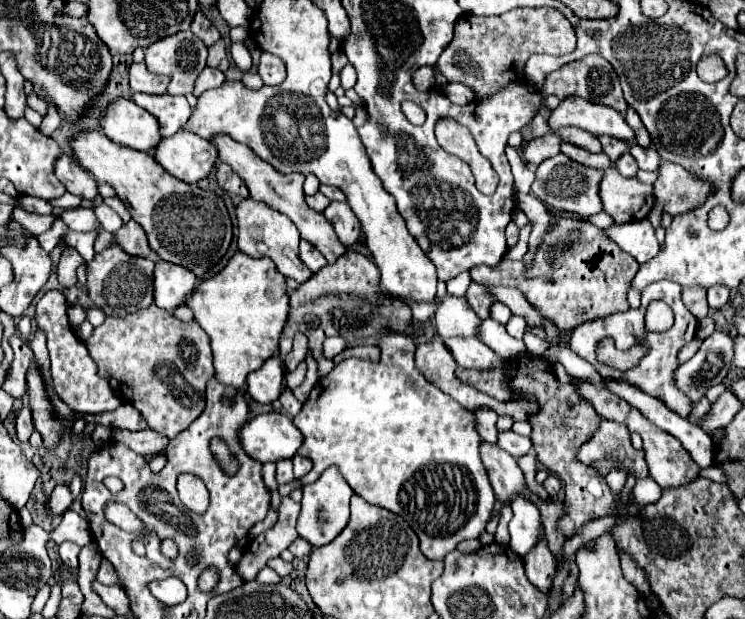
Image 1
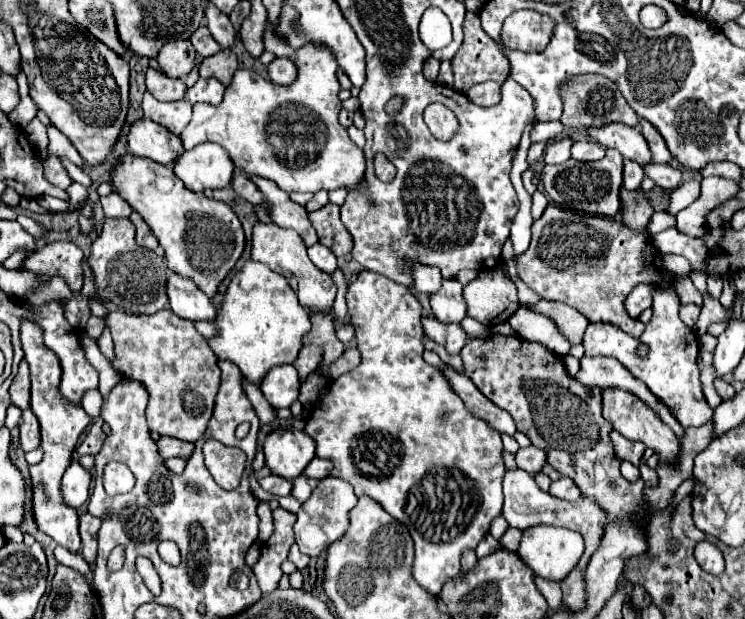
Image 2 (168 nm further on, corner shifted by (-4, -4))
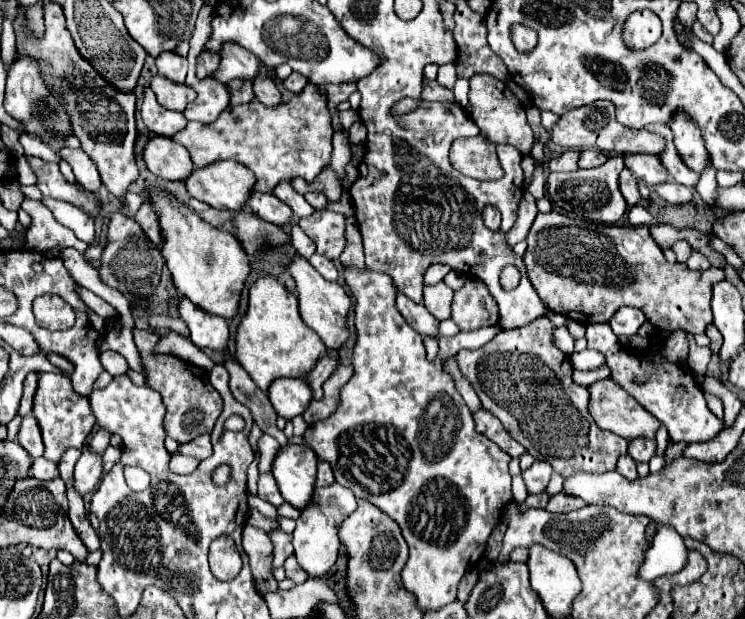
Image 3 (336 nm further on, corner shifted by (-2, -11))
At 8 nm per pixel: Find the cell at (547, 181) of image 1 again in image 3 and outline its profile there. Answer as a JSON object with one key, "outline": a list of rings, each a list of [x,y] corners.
{"outline":[[[612,156],[598,168],[574,170],[574,172],[564,172],[564,174],[550,174],[548,182],[546,182],[548,196],[562,212],[566,212],[570,216],[590,218],[594,222],[616,224],[622,218],[622,214],[626,212],[626,200],[618,188],[618,176],[622,170],[624,170],[622,156]]]}

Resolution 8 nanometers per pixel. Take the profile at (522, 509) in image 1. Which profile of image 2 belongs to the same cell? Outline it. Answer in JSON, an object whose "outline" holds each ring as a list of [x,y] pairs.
{"outline":[[[538,525],[532,529],[526,529],[522,533],[522,543],[518,549],[518,555],[524,559],[524,563],[528,563],[534,573],[542,579],[550,579],[550,581],[564,581],[564,577],[568,577],[568,573],[576,567],[576,563],[580,561],[584,553],[584,539],[580,533],[576,531],[568,531],[568,529],[558,529],[558,527],[548,527],[548,525]]]}

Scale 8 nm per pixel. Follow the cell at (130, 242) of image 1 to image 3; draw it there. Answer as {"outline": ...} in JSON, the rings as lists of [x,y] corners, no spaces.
{"outline":[[[148,202],[140,206],[140,210],[136,212],[134,220],[140,224],[140,228],[142,228],[142,230],[144,230],[144,234],[152,240],[152,244],[154,244],[154,246],[158,246],[158,244],[162,242],[160,232],[158,232],[158,218],[154,216],[154,212],[152,212],[152,208],[150,208],[150,204],[148,204]]]}

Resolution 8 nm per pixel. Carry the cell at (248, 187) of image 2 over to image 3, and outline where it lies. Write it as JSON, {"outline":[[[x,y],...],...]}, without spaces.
{"outline":[[[252,192],[248,202],[246,202],[246,210],[254,212],[258,218],[262,218],[266,222],[272,222],[272,224],[286,224],[292,218],[290,206],[286,206],[274,194]]]}

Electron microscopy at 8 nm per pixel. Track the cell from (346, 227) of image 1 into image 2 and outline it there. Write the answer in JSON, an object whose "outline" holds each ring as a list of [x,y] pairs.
{"outline":[[[328,203],[326,207],[308,213],[312,227],[318,233],[318,239],[322,245],[332,249],[336,257],[348,255],[352,251],[352,235],[348,229],[344,229],[344,223],[340,221],[340,207],[334,203]]]}

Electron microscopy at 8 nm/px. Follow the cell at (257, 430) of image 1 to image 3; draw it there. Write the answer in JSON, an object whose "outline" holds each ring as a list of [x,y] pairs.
{"outline":[[[288,444],[276,452],[272,474],[284,500],[294,508],[302,510],[312,500],[316,464],[316,454],[302,444]]]}

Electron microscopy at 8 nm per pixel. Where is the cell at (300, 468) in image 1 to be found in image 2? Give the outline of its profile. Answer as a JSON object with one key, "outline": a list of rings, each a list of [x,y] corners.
{"outline":[[[314,457],[314,459],[308,463],[304,475],[306,475],[306,477],[314,477],[314,479],[324,479],[324,477],[330,475],[330,471],[332,471],[332,461]]]}

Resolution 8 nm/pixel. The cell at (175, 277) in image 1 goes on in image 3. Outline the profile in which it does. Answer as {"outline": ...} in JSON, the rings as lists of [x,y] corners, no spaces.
{"outline":[[[186,298],[178,300],[178,314],[186,322],[190,330],[190,340],[198,348],[212,348],[212,350],[224,350],[228,342],[228,322],[222,316],[214,316],[208,312],[202,312],[196,304],[192,304]]]}

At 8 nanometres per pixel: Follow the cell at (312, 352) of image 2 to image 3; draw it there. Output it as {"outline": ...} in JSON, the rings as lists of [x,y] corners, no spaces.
{"outline":[[[322,356],[322,358],[318,360],[318,364],[308,372],[306,382],[308,382],[308,386],[312,388],[312,394],[314,394],[316,400],[322,398],[322,384],[324,384],[324,380],[330,378],[330,374],[332,374],[334,368],[336,368],[336,364],[338,364],[338,362],[336,362],[334,358]]]}

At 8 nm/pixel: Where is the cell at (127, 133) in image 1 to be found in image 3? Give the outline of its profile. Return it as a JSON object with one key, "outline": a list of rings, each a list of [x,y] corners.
{"outline":[[[166,136],[148,138],[142,158],[152,174],[166,180],[184,180],[194,170],[186,148]]]}

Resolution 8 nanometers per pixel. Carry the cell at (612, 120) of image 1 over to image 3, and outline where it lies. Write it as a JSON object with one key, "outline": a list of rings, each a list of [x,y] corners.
{"outline":[[[624,154],[624,164],[638,180],[646,182],[650,188],[668,180],[666,168],[654,154]]]}

